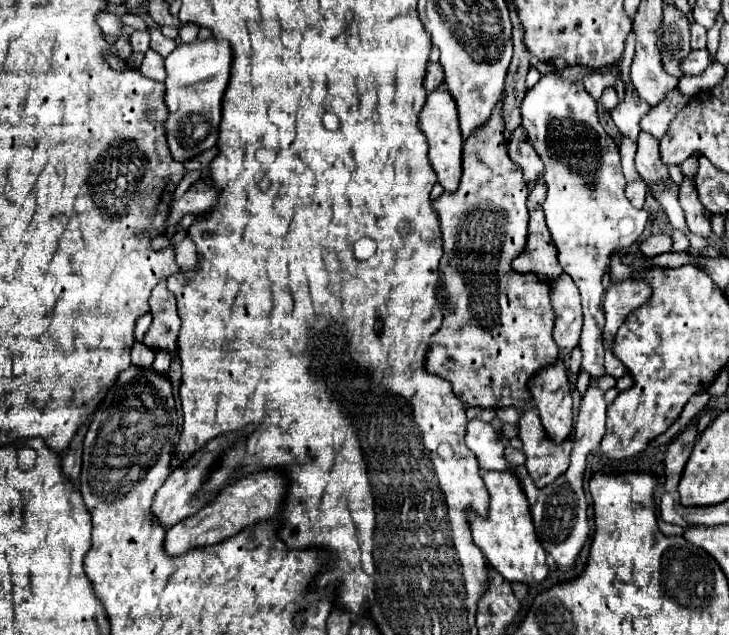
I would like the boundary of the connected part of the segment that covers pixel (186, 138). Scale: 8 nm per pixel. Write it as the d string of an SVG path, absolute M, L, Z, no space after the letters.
M214 38L204 42L196 40L192 44L178 44L176 50L166 56L164 104L168 108L168 118L164 120L164 134L170 154L176 162L186 162L216 144L222 116L222 96L230 80L230 64L230 46Z

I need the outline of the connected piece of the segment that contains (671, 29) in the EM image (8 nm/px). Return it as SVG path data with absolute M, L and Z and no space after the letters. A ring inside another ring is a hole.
M664 6L664 20L662 20L662 26L658 28L658 36L666 38L658 42L664 70L674 78L682 78L684 74L680 70L680 64L690 54L688 18L678 8Z

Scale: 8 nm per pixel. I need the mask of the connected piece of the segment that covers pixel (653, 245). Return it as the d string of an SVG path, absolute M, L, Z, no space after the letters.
M652 234L640 242L640 252L644 254L646 260L670 250L672 250L672 238L668 234Z

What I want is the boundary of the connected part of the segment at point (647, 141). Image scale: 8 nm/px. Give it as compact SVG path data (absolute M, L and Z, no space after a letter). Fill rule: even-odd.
M640 134L638 136L638 152L636 152L636 170L642 178L662 184L670 178L668 168L662 164L660 152L658 152L658 140L654 140L652 136Z

